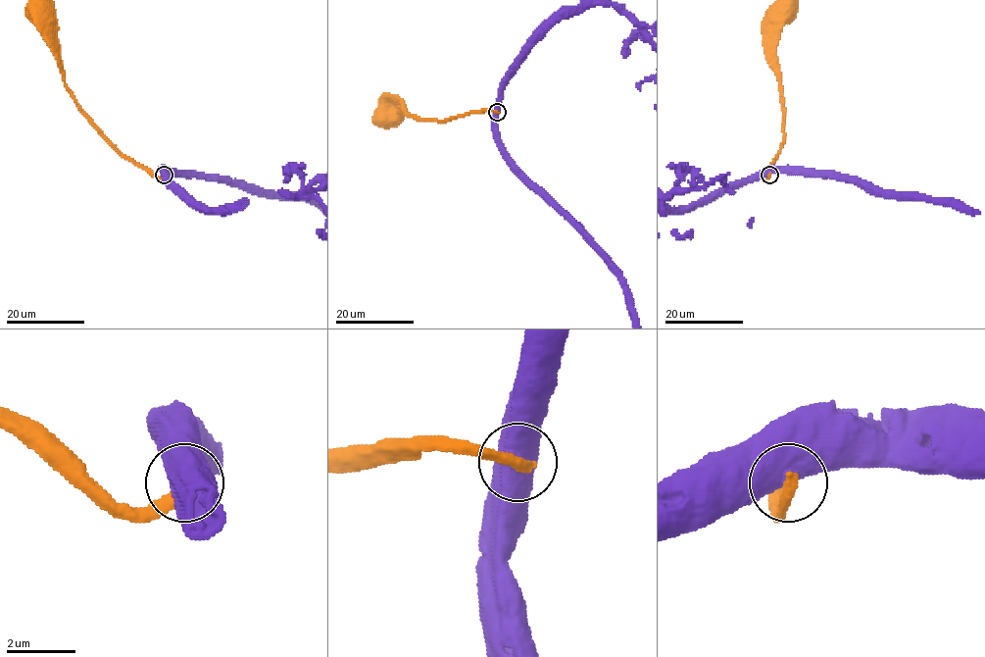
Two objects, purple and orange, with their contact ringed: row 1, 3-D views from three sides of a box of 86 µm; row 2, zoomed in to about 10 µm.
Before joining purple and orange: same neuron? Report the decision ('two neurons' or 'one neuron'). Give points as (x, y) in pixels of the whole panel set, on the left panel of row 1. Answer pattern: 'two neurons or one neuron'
two neurons

